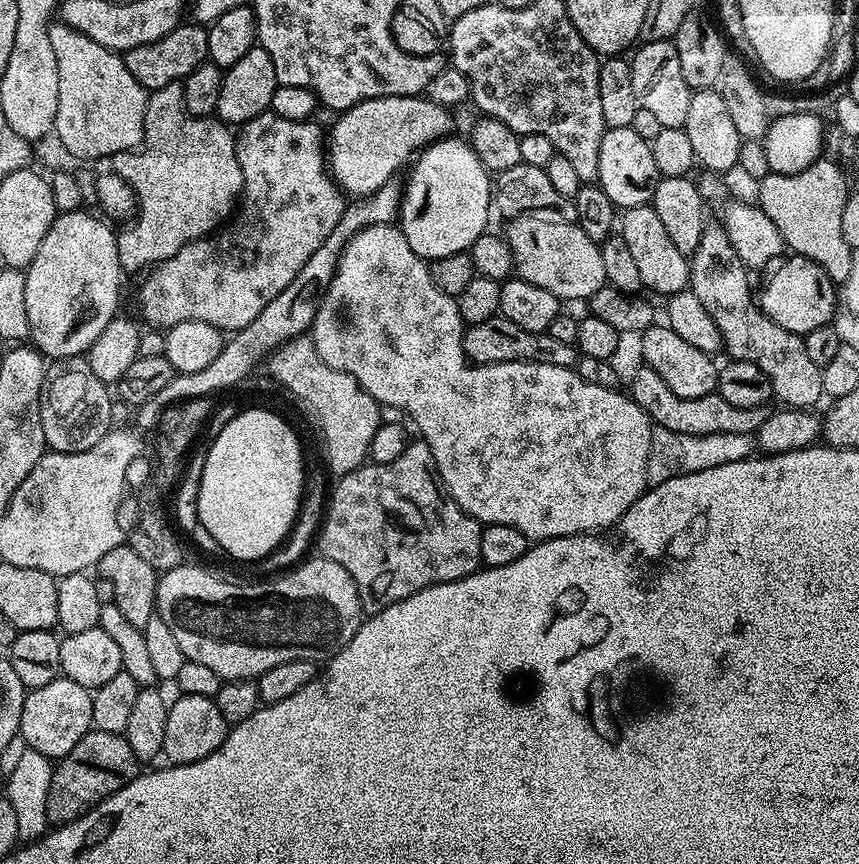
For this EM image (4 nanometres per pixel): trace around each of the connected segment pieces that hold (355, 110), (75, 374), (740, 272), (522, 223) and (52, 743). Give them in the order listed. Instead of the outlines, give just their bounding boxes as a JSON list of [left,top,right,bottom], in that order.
[[326,95,453,198],[40,356,113,452],[688,223,824,409],[506,214,606,302],[19,678,92,758]]

